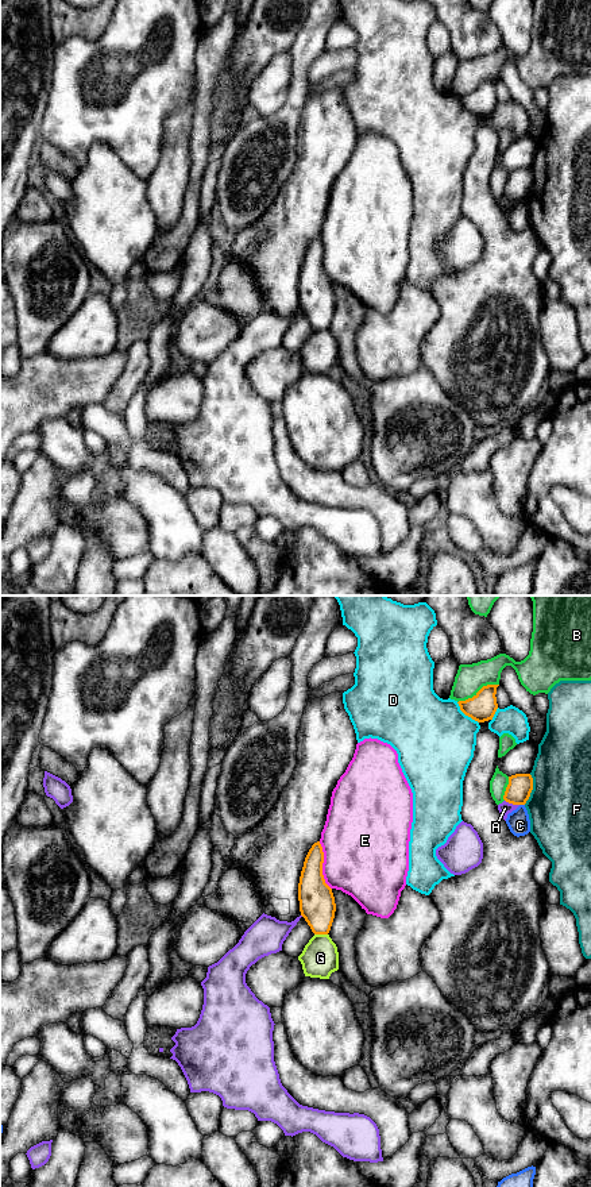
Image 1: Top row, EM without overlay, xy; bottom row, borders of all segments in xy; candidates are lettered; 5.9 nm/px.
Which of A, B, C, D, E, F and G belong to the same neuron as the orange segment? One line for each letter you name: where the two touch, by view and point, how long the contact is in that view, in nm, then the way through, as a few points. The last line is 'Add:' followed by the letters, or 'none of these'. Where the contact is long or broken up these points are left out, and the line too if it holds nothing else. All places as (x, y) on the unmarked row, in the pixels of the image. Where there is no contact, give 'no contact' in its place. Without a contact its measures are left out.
Add: none of these

